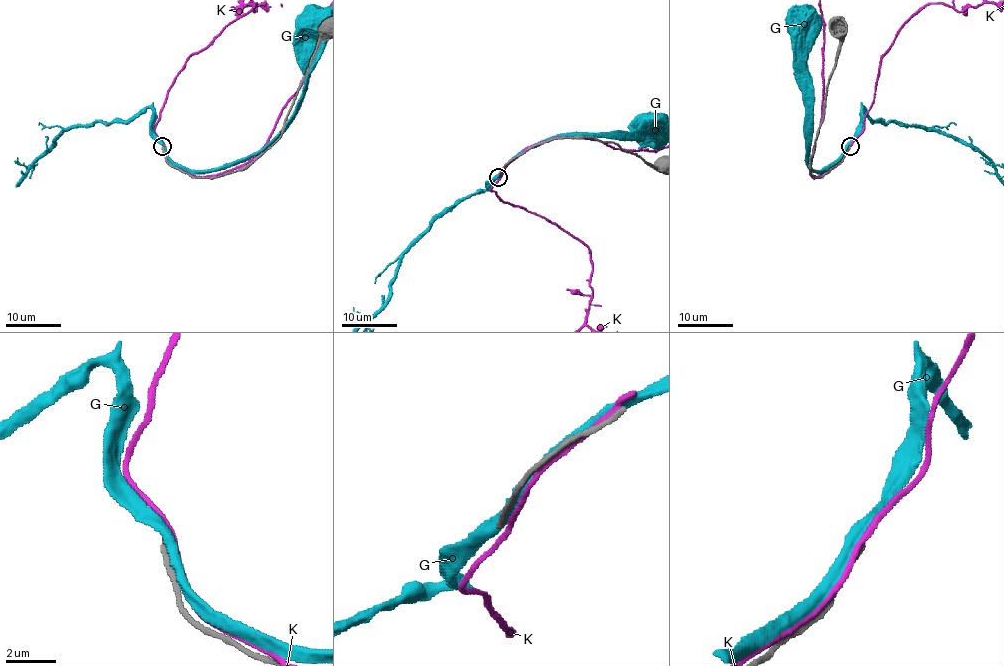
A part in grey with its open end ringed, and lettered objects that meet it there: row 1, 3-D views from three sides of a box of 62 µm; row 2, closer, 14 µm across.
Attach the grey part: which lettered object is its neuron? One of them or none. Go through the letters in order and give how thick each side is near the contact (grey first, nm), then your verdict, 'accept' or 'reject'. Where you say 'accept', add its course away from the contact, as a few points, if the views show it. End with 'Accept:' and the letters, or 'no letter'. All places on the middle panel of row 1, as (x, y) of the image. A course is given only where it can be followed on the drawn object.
G: calibres 190 and 400 nm; reject
K: calibres 190 and 200 nm; reject
Accept: no letter

